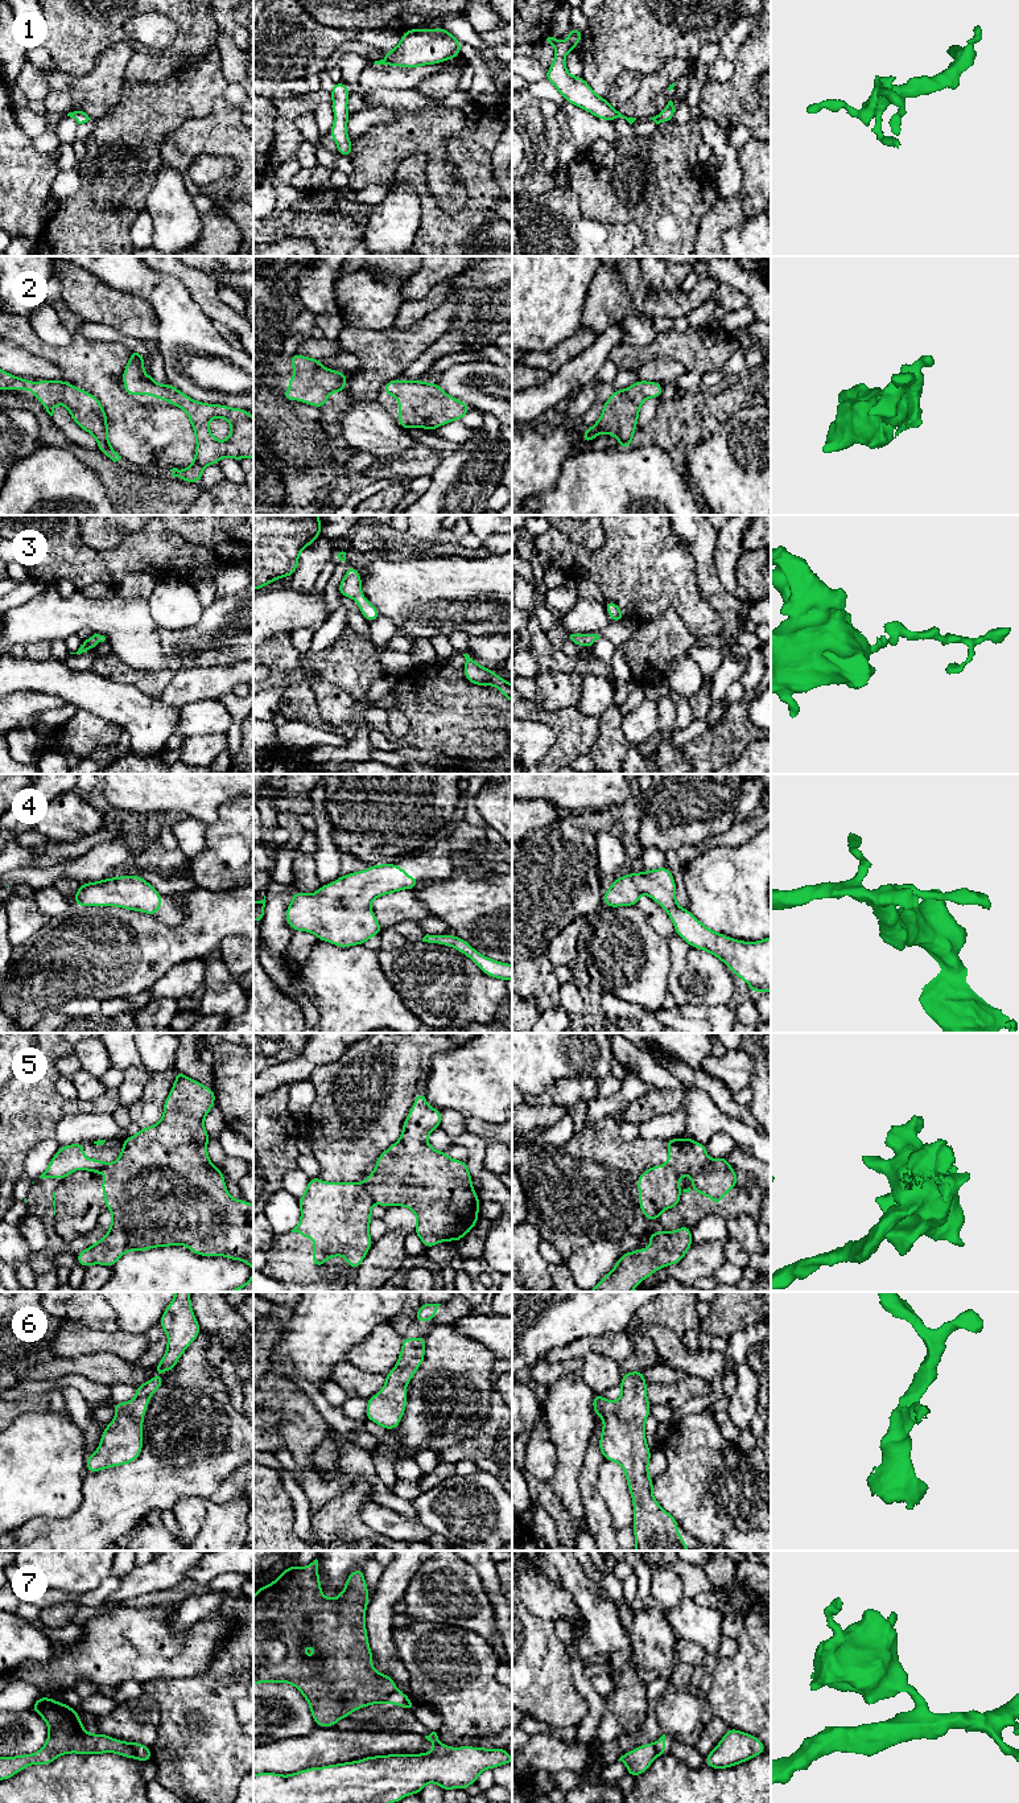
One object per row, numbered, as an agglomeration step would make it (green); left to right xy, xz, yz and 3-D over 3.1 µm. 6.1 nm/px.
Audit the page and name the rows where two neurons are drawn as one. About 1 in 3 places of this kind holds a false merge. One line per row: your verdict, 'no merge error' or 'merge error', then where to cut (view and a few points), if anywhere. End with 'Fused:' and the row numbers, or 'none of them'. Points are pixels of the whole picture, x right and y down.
1: no merge error; no cut
2: no merge error; no cut
3: no merge error; no cut
4: no merge error; no cut
5: merge error; cut in yz along (665, 1164), (675, 1170), (679, 1178)
6: no merge error; no cut
7: merge error; cut in xy along (127, 1742), (136, 1757)
Fused: 5, 7

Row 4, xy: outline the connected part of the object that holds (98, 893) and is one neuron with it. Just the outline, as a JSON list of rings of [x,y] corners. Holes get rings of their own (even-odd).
[[[129,874],[82,884],[74,901],[75,906],[116,906],[154,915],[161,909],[161,893],[143,877]]]

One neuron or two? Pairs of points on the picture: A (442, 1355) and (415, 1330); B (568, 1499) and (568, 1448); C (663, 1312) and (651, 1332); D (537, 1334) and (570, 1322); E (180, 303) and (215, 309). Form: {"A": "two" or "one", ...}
{"A": "two", "B": "one", "C": "two", "D": "one", "E": "two"}

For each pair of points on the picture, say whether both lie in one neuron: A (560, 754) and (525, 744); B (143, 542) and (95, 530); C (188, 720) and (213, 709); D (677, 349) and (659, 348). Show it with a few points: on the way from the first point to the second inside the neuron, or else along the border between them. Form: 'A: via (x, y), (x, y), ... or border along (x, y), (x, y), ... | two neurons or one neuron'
A: border along (536, 721), (555, 733), (555, 744), (540, 760) | two neurons
B: border along (141, 529), (127, 534), (112, 548), (94, 548) | two neurons
C: via (194, 720), (206, 716) | one neuron
D: via (673, 348), (663, 348) | one neuron

